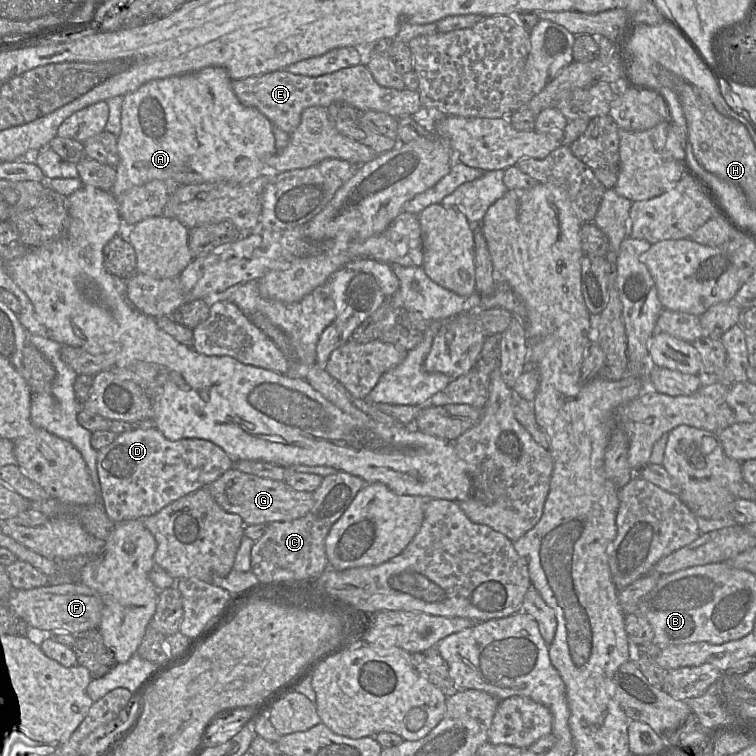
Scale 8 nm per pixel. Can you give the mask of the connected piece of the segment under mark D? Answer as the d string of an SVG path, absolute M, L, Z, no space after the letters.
M135 428L119 434L110 445L97 452L101 504L107 516L115 524L129 520L143 520L153 516L172 502L199 489L207 488L234 467L234 460L218 445L198 438L172 441L165 438L156 428Z

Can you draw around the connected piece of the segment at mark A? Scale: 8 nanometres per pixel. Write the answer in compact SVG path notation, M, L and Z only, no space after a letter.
M206 67L196 72L155 79L142 85L133 93L123 96L121 112L121 133L118 138L119 164L116 169L116 182L112 188L112 195L116 201L129 189L146 184L152 180L173 180L180 186L214 182L241 183L249 182L266 171L265 158L277 152L272 123L258 109L243 105L237 98L233 87L233 80L222 67Z

